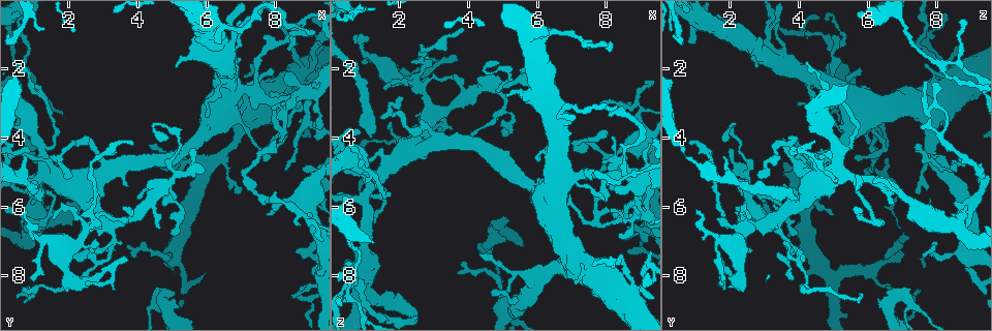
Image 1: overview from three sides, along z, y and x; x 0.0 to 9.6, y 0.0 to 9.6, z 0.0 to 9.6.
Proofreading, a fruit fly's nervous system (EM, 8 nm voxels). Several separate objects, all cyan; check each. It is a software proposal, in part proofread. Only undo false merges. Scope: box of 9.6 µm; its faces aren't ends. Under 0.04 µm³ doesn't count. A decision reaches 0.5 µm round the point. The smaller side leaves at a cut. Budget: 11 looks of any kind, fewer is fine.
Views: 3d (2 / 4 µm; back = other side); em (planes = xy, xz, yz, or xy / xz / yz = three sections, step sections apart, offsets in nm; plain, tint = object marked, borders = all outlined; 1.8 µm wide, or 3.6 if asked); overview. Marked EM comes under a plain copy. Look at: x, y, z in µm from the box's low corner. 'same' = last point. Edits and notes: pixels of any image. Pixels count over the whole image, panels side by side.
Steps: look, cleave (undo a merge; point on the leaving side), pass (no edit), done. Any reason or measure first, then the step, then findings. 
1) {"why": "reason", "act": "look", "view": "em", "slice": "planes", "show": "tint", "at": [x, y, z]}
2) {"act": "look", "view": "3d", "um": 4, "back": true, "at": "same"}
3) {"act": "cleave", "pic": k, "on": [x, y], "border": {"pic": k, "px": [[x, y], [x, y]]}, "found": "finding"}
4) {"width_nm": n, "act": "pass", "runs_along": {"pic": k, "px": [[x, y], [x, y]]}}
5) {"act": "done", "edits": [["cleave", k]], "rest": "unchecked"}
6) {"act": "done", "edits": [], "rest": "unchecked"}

{"why": "calibre changes", "act": "look", "view": "3d", "um": 4, "at": [8.80, 2.10, 8.40]}

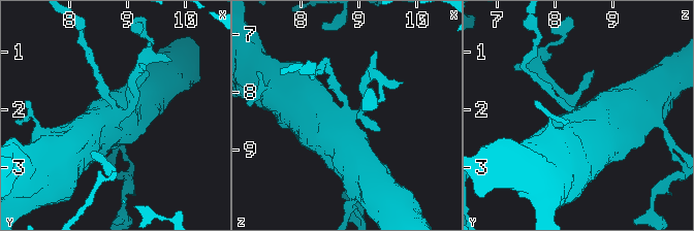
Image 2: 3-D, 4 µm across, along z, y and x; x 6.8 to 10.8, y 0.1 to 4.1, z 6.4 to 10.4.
{"act": "look", "view": "em", "um": 3.6, "slice": "yz", "step": 16, "show": "tint", "at": [8.75, 2.10, 8.40]}

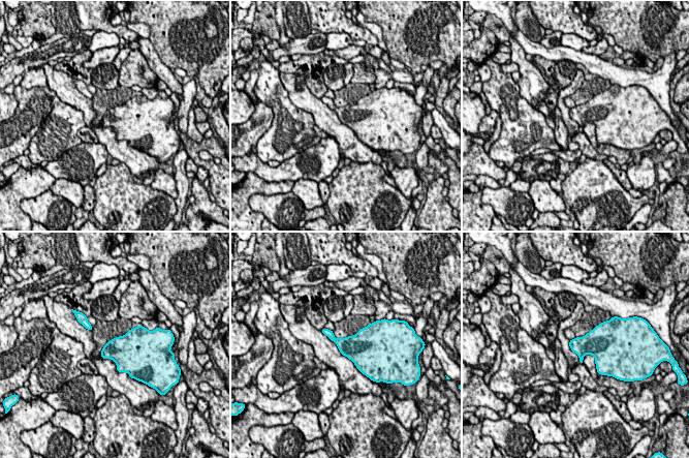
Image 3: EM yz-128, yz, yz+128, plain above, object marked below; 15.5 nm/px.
{"why": "cut it another way", "act": "look", "view": "em", "um": 3.6, "slice": "planes", "show": "tint", "at": "same"}

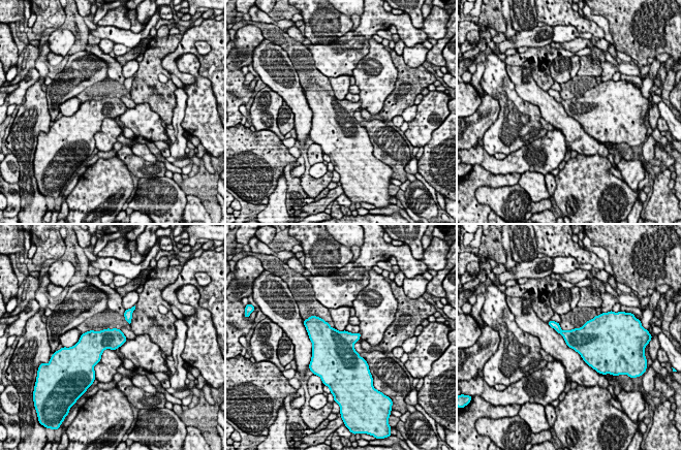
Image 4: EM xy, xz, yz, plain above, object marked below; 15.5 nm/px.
{"act": "pass", "found": "one cell here"}

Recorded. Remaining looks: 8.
{"act": "look", "view": "em", "slice": "planes", "show": "tint", "at": [8.30, 3.65, 5.05]}

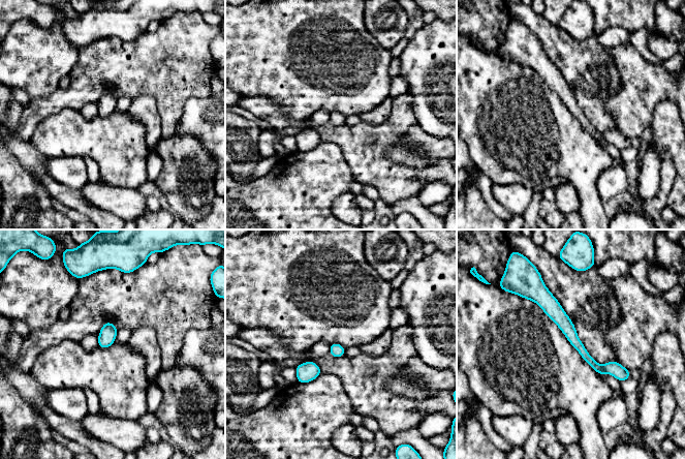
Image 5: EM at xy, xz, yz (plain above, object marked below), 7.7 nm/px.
{"act": "pass", "runs_along": {"pic": 5, "px": [[540, 293], [598, 368], [626, 375]]}, "found": "one cell here"}

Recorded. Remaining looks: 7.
{"why": "three-way junction", "act": "look", "view": "em", "slice": "xz", "step": 16, "show": "tint", "at": [4.70, 5.50, 2.40]}

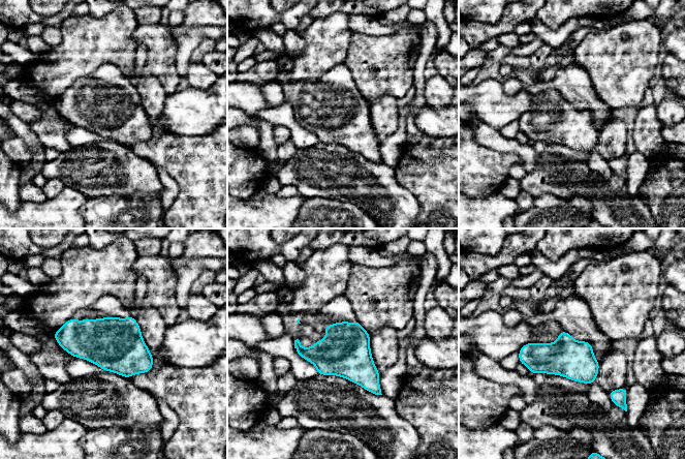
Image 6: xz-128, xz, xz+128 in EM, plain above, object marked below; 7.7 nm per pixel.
{"why": "cut it another way", "act": "look", "view": "em", "slice": "xy", "step": 8, "show": "tint", "at": "same"}

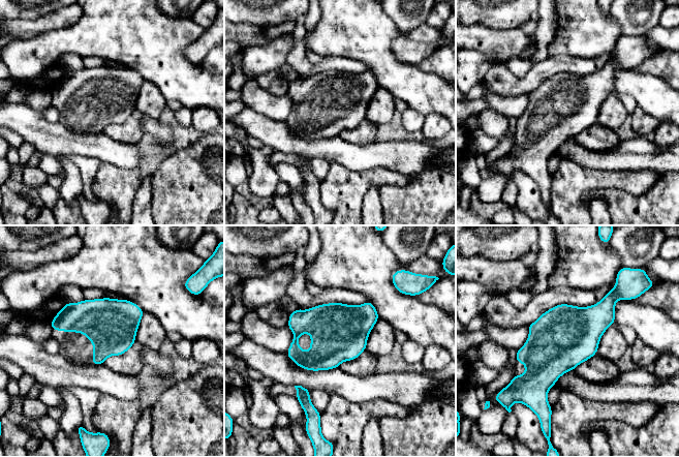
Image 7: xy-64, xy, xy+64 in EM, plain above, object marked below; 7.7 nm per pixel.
{"act": "pass", "found": "all the same cell"}

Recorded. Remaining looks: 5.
{"why": "thick turns thin", "act": "look", "view": "3d", "um": 4, "at": [1.30, 4.95, 5.15]}

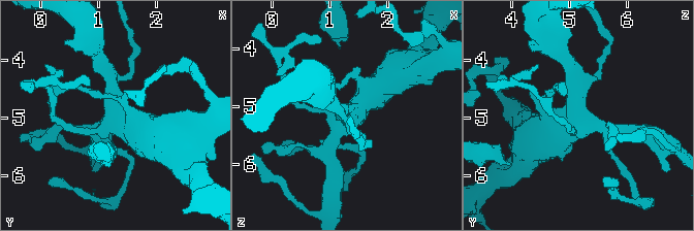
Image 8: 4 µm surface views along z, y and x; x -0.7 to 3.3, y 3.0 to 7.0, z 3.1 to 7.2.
{"arms": 4, "why": "need the tissue", "act": "look", "view": "em", "slice": "planes", "show": "tint", "at": [1.40, 5.00, 5.10]}

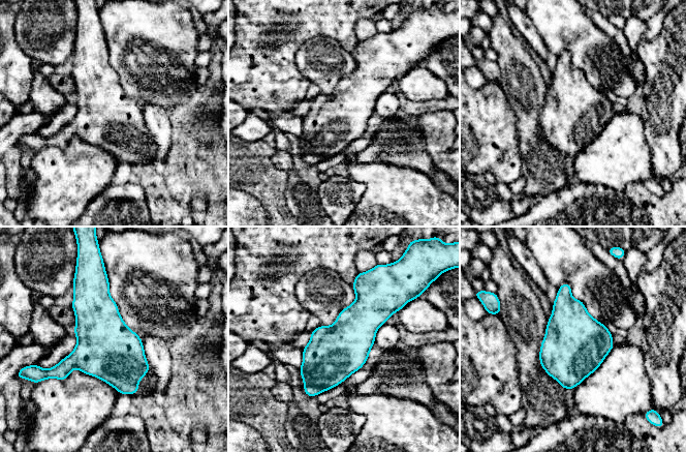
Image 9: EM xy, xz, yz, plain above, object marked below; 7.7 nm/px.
{"width_nm": 420, "act": "pass", "found": "all the same cell"}

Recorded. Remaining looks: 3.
{"act": "done", "edits": [], "rest": "unchecked"}

